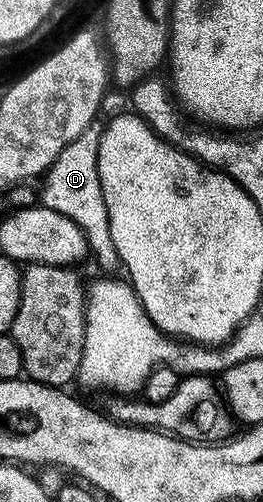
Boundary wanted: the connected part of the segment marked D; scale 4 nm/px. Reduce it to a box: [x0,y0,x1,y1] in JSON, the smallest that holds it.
[40,120,121,274]

